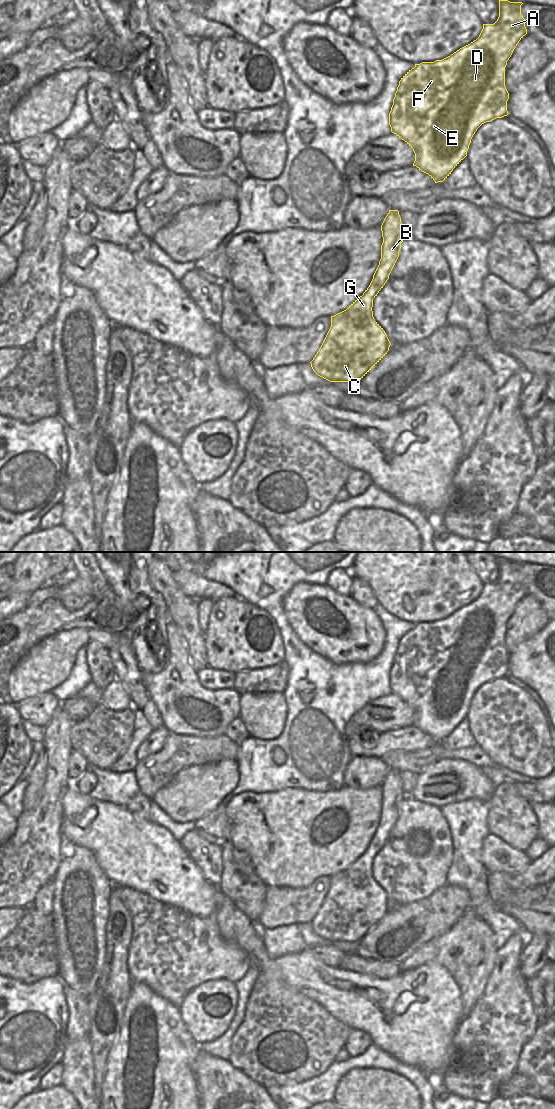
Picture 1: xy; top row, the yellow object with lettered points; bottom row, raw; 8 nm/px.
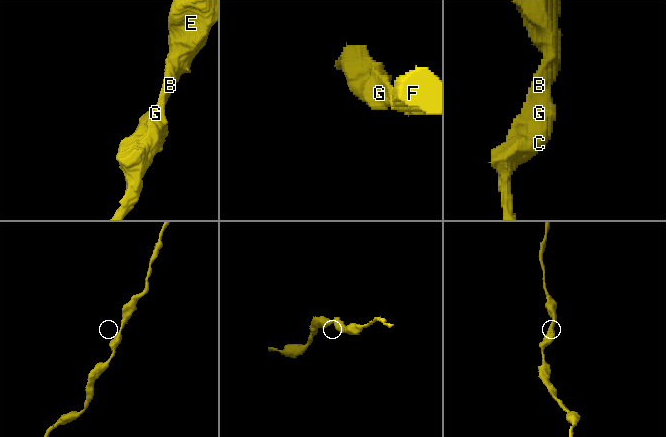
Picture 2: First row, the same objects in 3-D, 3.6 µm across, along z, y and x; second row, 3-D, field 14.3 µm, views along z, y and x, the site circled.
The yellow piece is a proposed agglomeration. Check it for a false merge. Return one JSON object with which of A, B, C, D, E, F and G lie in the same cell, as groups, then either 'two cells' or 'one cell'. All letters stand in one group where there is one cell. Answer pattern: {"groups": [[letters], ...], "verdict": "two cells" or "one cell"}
{"groups": [["A", "B", "C", "D", "E", "F", "G"]], "verdict": "one cell"}

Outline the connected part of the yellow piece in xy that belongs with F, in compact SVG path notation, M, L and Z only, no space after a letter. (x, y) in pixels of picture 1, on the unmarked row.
M499 560L499 577L494 584L483 584L479 597L450 616L434 622L415 624L399 641L389 673L391 692L414 711L416 726L435 743L443 742L467 716L471 699L484 683L507 676L509 653L505 647L505 627L519 601L527 594L521 575L522 562Z

